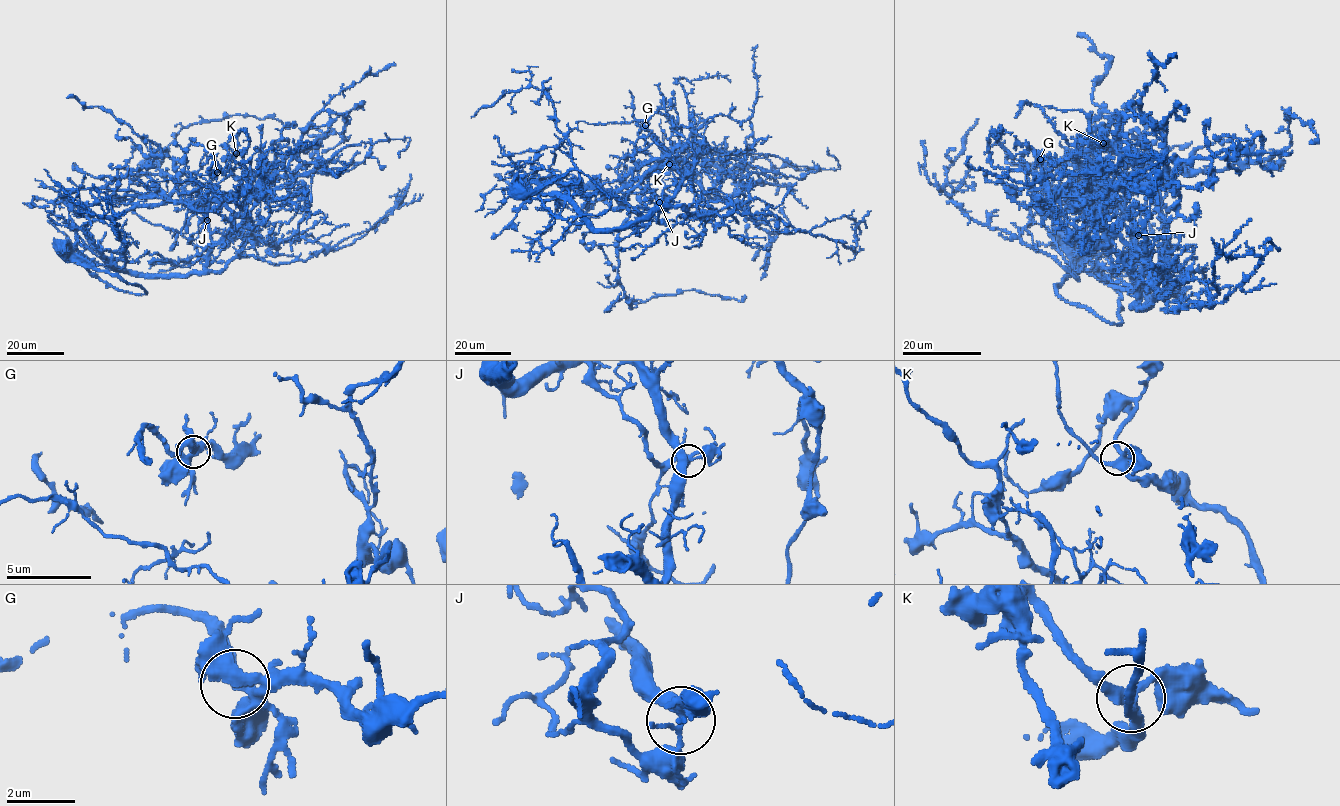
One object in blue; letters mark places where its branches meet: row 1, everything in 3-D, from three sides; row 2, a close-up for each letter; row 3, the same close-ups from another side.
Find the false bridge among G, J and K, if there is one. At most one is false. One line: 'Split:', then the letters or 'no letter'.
Split: J

